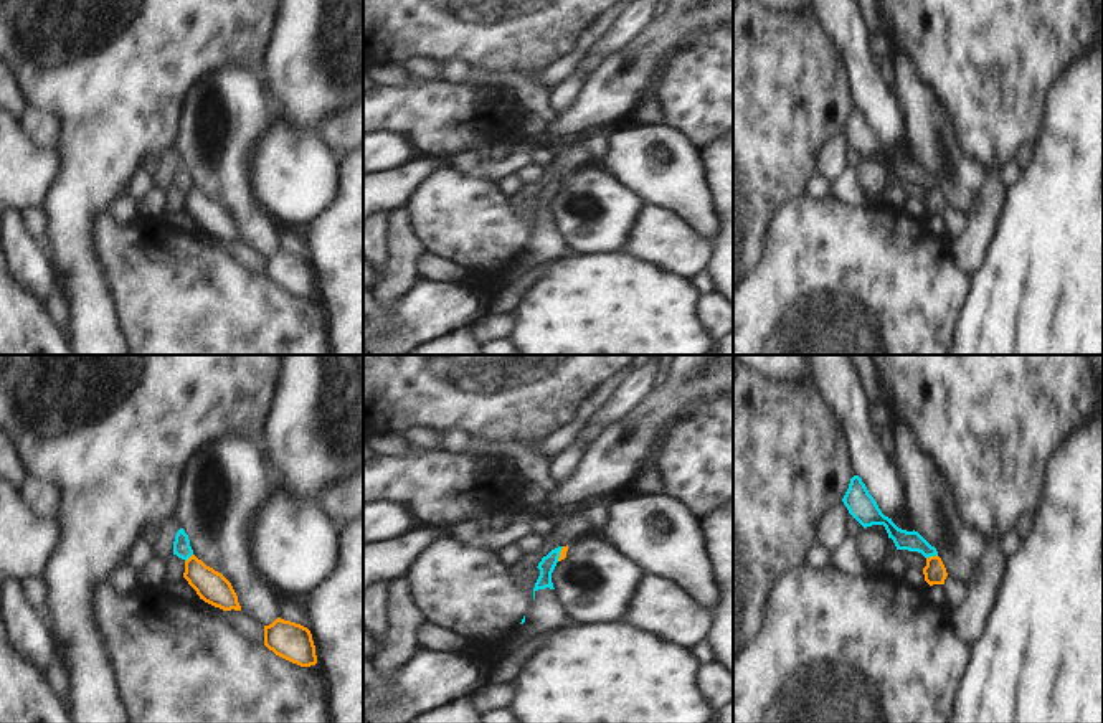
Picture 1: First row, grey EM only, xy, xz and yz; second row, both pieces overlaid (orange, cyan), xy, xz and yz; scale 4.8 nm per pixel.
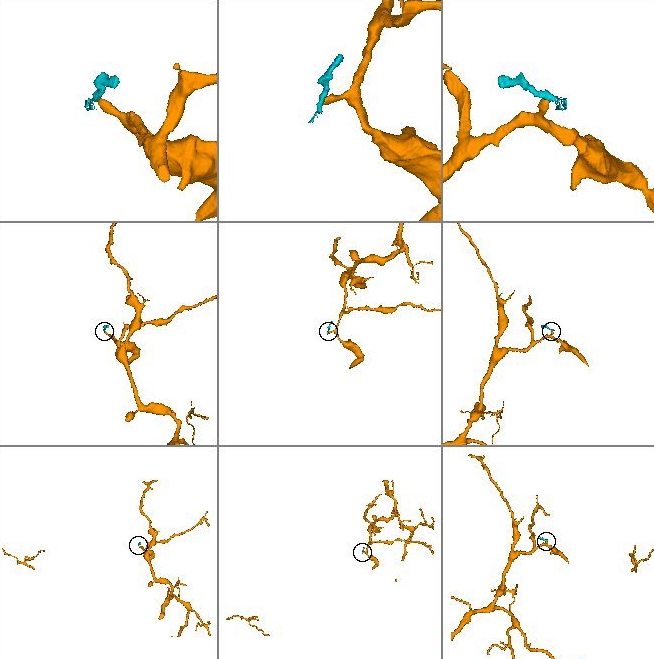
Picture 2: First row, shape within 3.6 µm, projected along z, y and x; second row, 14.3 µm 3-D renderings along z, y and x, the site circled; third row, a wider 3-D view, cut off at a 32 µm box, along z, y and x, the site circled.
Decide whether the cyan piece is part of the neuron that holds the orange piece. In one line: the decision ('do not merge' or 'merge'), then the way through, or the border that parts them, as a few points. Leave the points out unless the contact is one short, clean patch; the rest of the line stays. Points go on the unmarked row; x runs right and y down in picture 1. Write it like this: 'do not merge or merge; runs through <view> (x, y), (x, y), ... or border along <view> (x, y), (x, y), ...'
do not merge; border along yz (937, 184), (927, 189)

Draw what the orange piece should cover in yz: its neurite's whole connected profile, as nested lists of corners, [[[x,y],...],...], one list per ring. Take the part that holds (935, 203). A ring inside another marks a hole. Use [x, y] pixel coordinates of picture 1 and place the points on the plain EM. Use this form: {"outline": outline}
{"outline": [[[938,185],[926,188],[926,196],[923,198],[923,205],[925,211],[930,216],[944,215],[944,210],[948,206],[946,198]]]}

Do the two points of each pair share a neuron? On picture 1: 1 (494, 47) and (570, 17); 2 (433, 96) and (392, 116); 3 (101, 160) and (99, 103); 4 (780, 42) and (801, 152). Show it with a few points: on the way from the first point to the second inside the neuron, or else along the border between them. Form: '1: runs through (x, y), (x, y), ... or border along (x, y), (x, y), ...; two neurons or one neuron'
1: runs through (512, 45), (530, 43), (552, 32); one neuron
2: runs through (423, 106), (420, 109), (402, 109); one neuron
3: runs through (111, 146), (111, 118); one neuron
4: runs through (793, 70), (793, 124); one neuron

